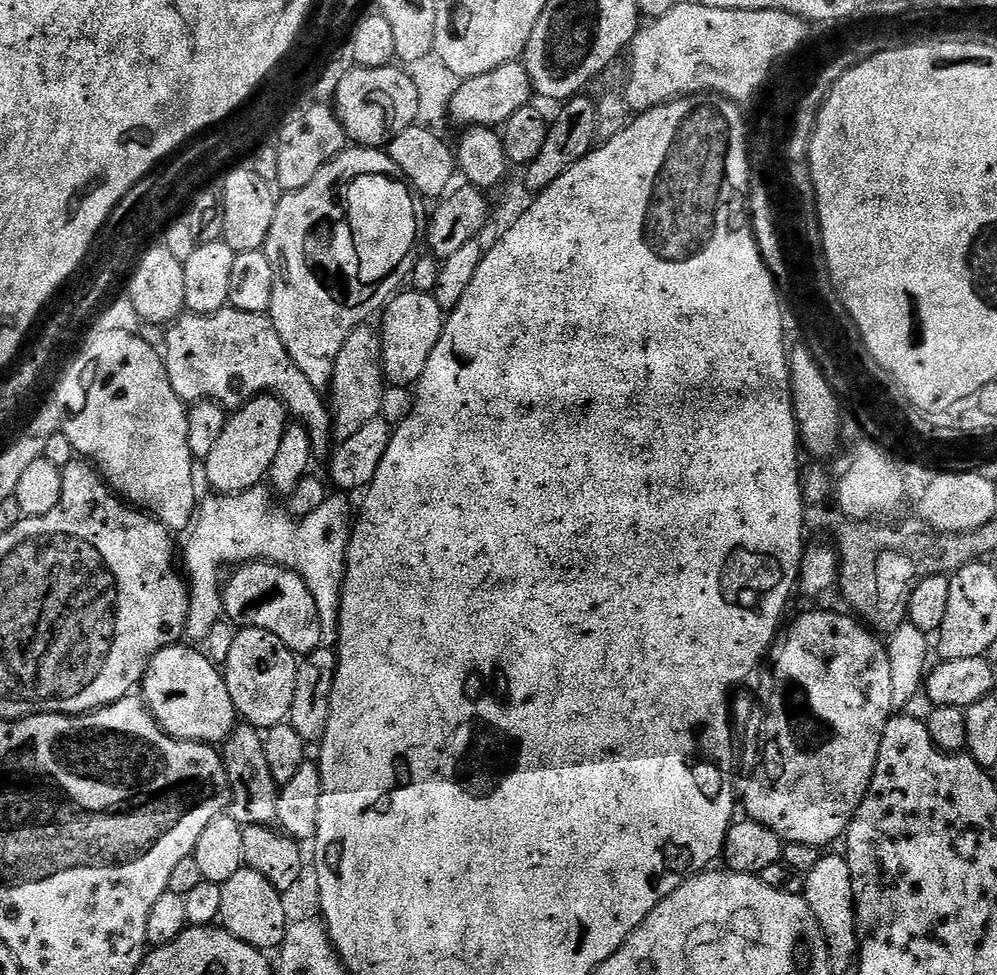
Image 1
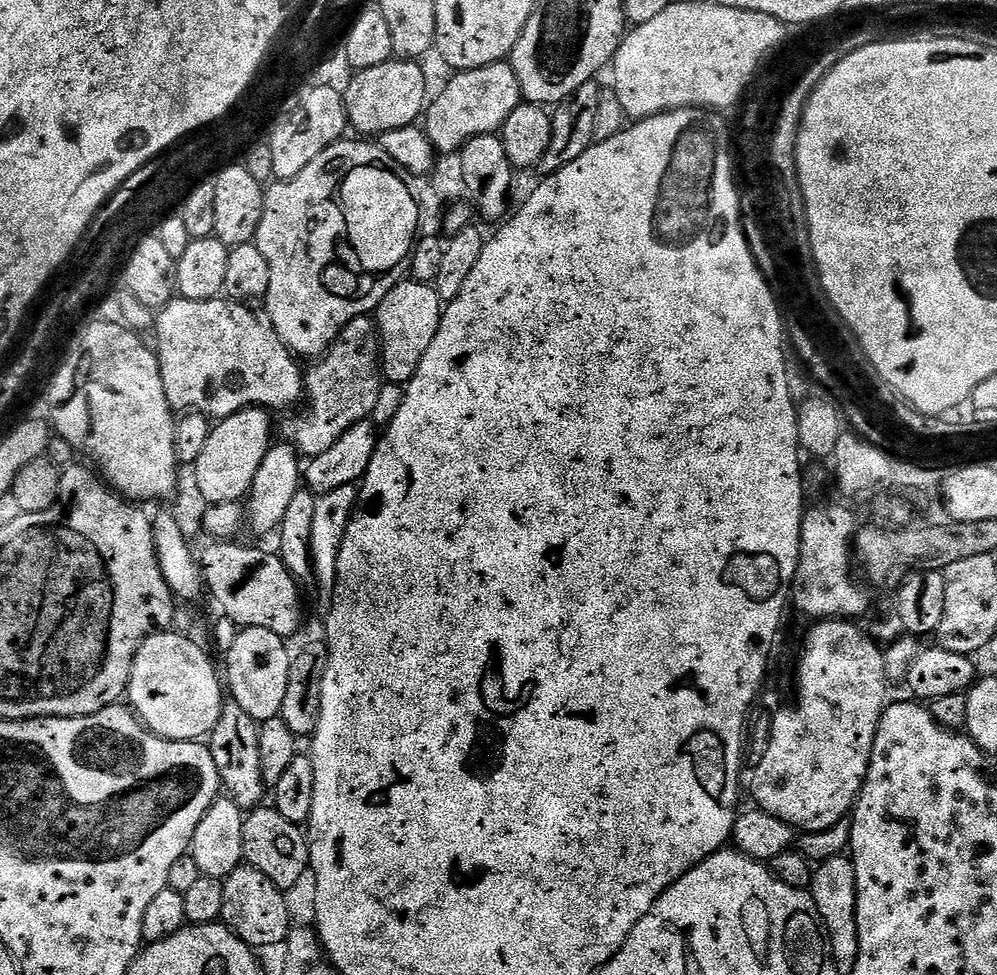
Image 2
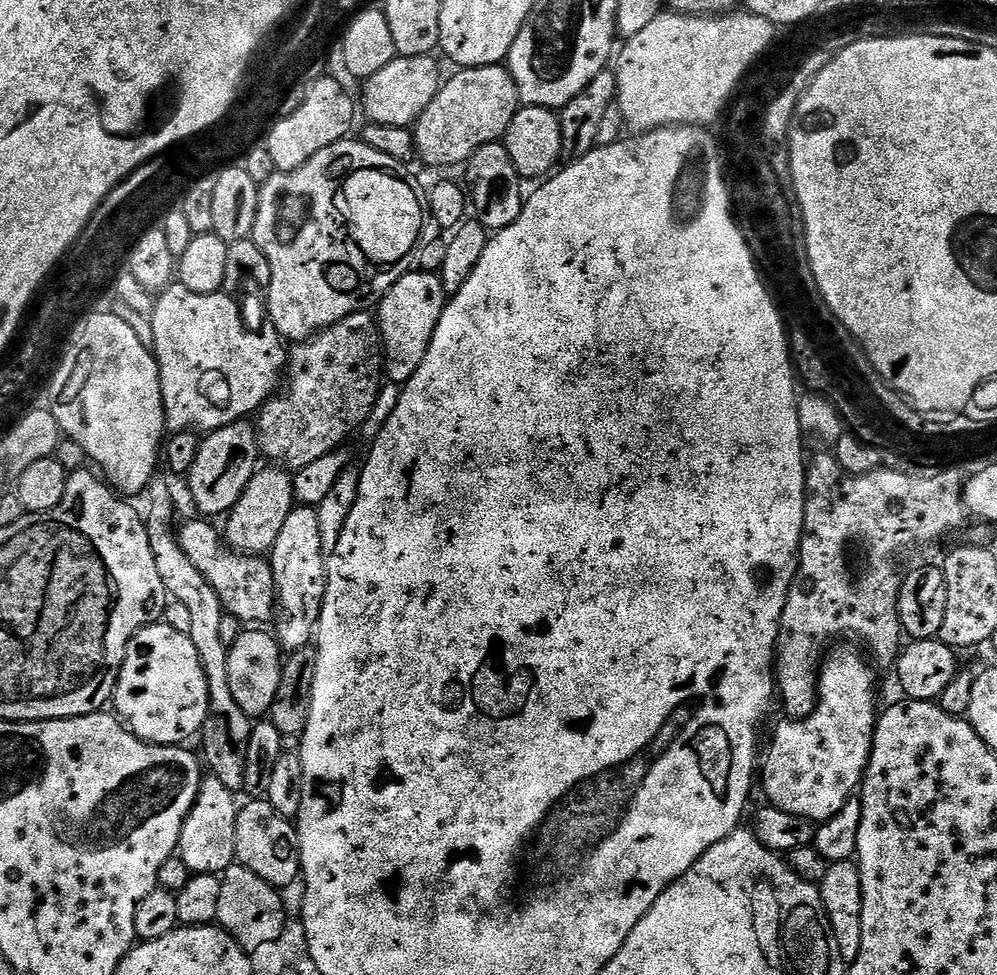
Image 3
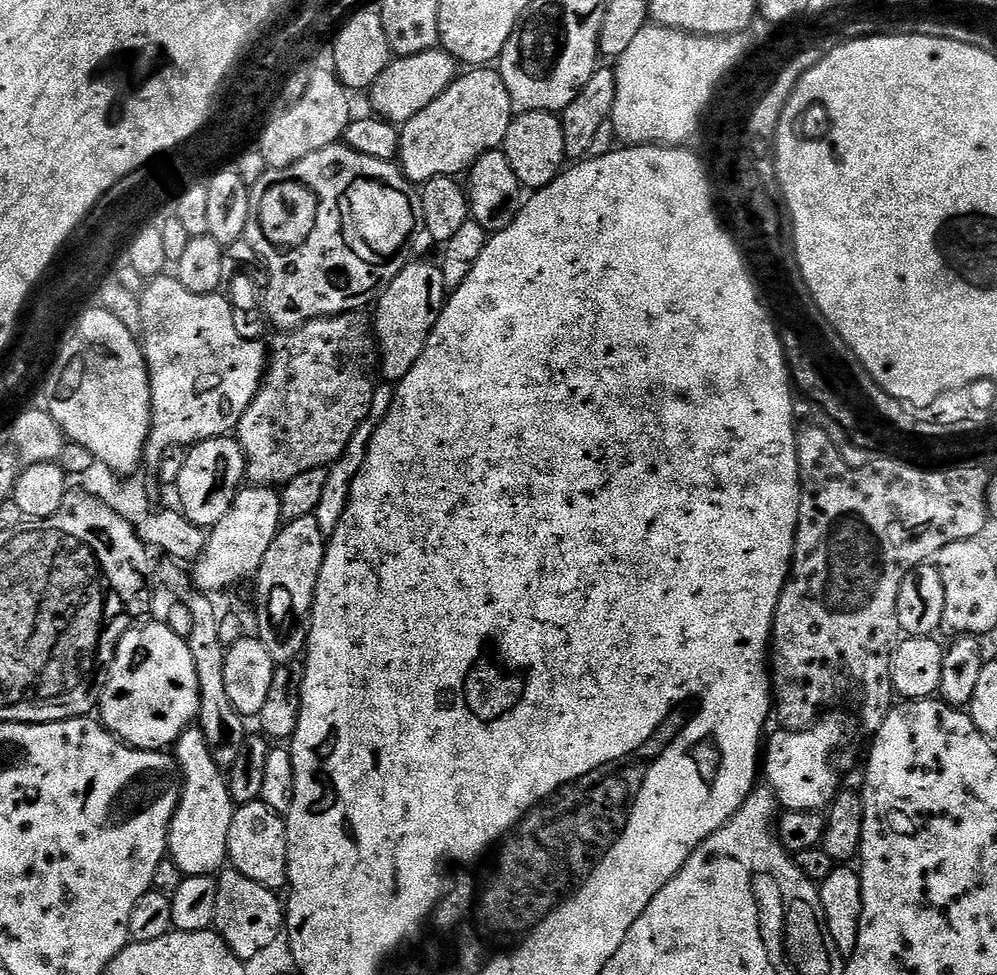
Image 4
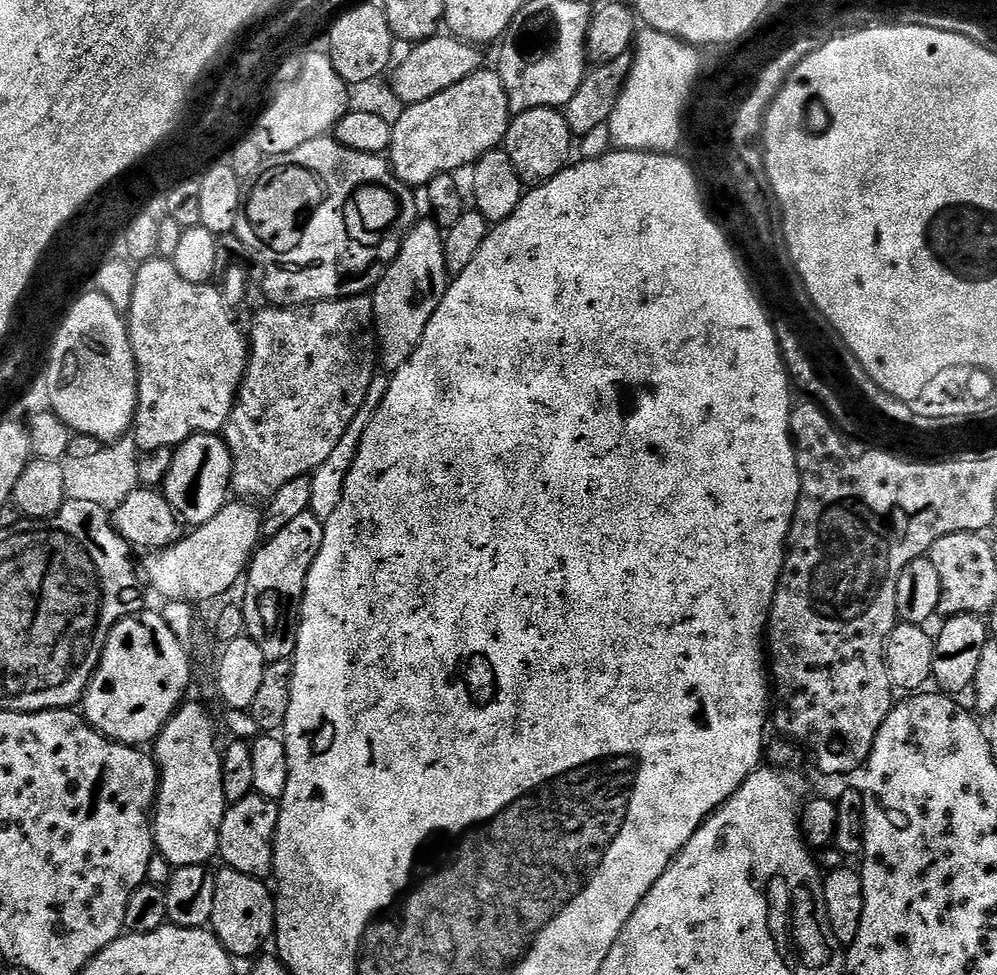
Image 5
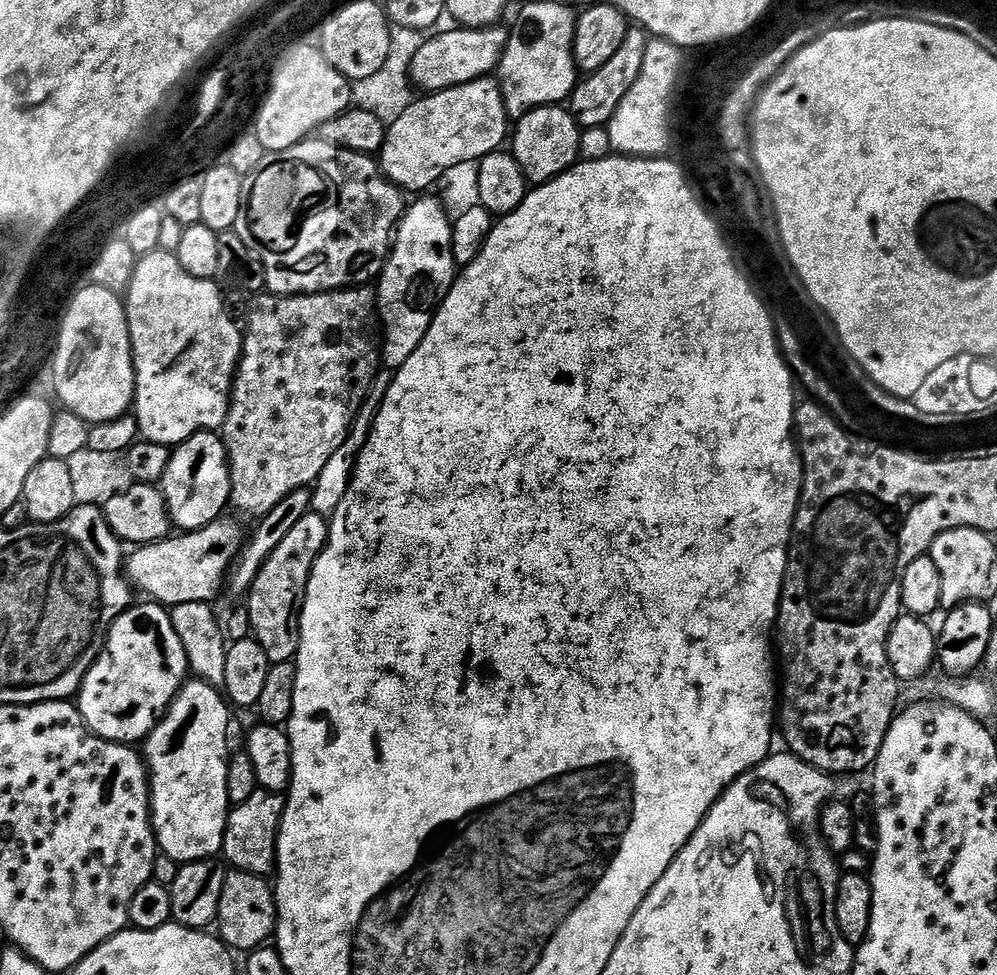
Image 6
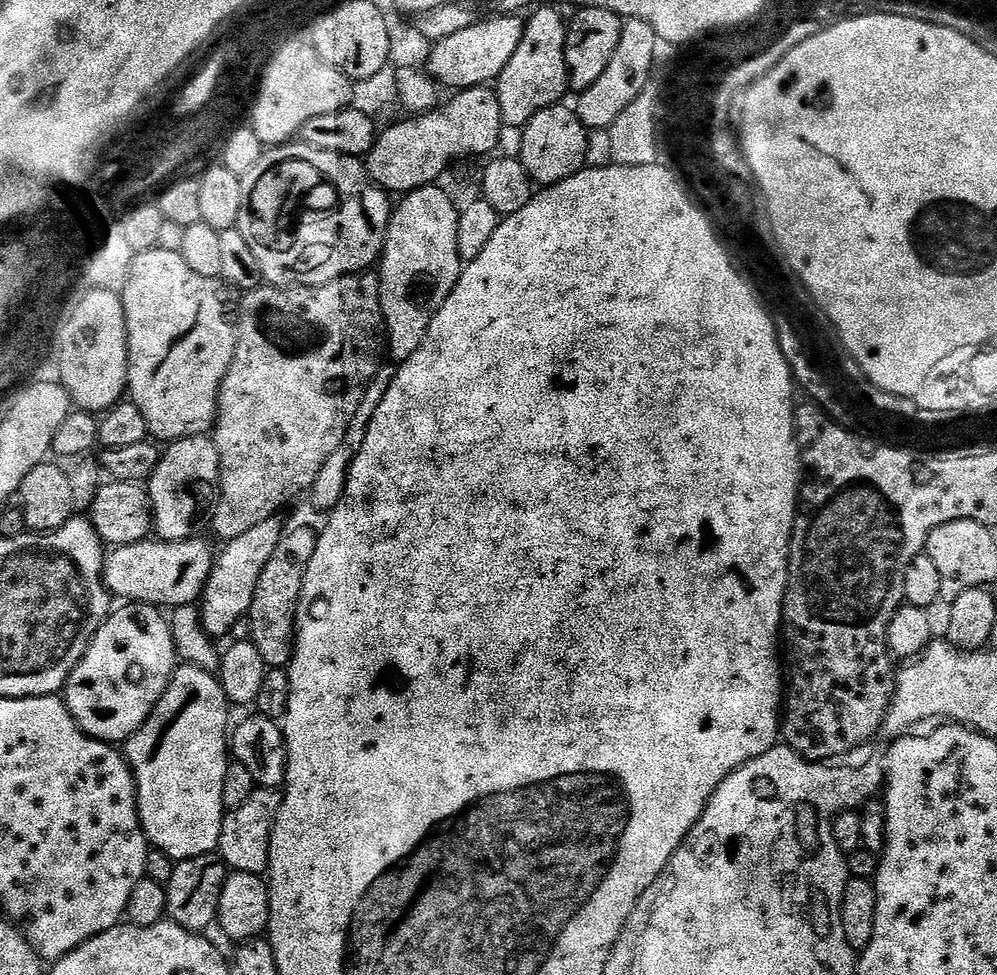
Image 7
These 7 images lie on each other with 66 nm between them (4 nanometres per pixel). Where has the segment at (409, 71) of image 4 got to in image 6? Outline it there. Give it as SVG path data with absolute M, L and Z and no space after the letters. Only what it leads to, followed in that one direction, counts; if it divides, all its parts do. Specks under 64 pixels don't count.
M504 26L491 28L453 27L453 32L437 31L437 36L429 35L418 54L415 55L411 68L411 83L424 94L450 90L466 82L483 80L491 77L499 69L500 59L508 45L509 29Z

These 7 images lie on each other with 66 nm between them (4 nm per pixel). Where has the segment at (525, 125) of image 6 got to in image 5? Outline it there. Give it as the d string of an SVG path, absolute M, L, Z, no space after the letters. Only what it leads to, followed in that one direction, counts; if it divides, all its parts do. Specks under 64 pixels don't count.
M535 108L511 117L502 148L510 162L514 162L514 170L520 175L521 181L525 185L535 186L545 184L568 167L574 156L574 137L563 111Z

